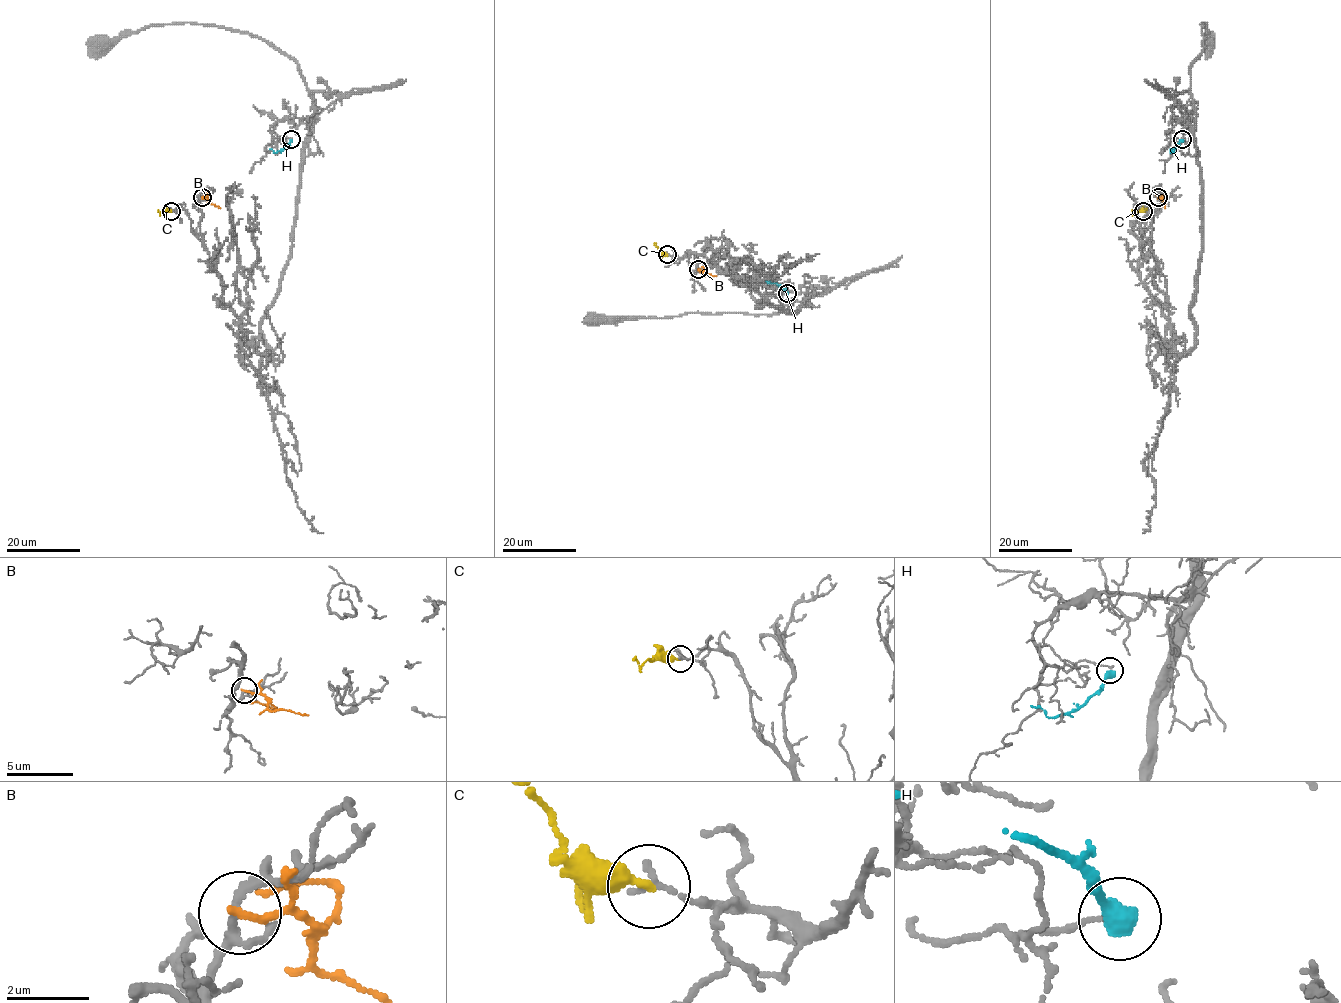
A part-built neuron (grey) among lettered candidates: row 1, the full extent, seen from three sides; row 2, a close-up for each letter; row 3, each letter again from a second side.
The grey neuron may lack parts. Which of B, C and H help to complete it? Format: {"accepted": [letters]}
{"accepted": []}

